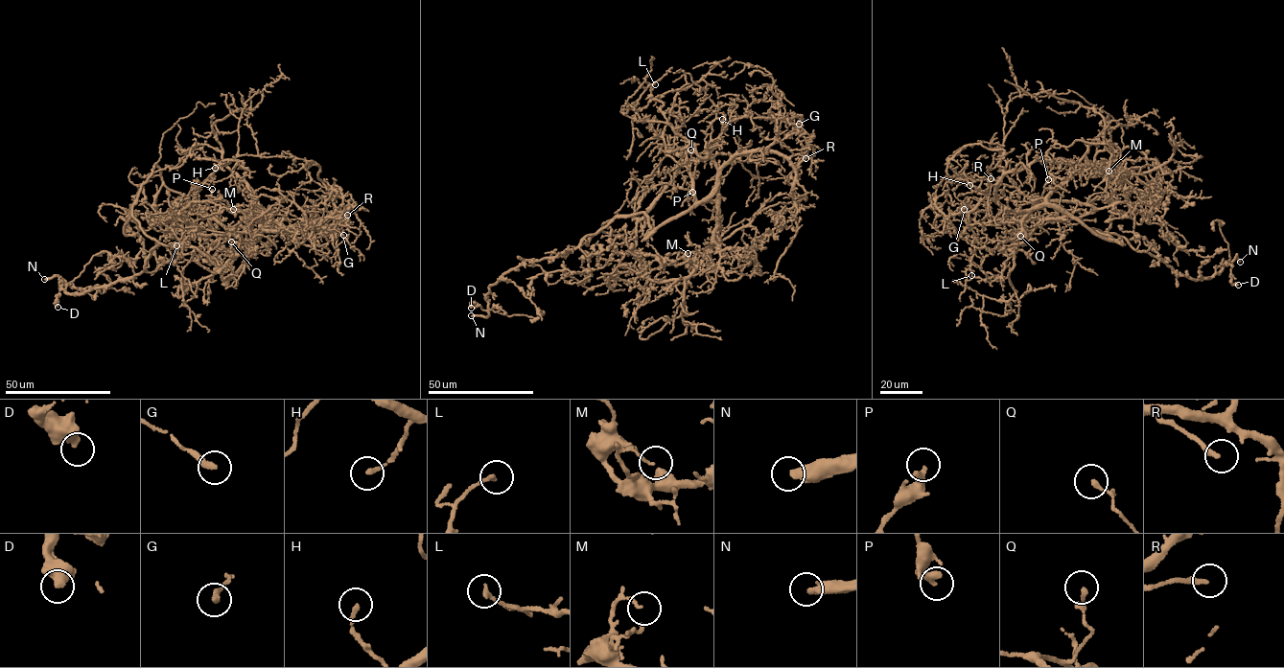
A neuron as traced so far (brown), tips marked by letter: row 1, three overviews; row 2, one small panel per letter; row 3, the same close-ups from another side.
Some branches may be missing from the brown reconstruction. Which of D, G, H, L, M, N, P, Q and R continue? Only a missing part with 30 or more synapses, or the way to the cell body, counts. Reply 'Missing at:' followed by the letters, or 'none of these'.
Missing at: N, R

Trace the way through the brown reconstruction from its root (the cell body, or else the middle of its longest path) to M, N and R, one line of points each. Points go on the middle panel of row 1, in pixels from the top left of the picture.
M: (716, 211), (717, 222), (706, 254), (700, 261), (693, 262), (685, 258), (684, 253), (688, 253)
N: (716, 211), (714, 190), (645, 240), (643, 213), (616, 217), (576, 247), (502, 273), (489, 314), (471, 315)
R: (716, 211), (718, 176), (722, 167), (735, 155), (777, 150), (787, 156), (800, 153), (805, 158)

